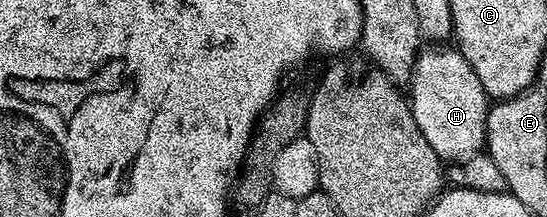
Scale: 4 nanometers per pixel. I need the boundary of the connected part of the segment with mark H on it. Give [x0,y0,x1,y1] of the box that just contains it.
[407,45,491,161]

